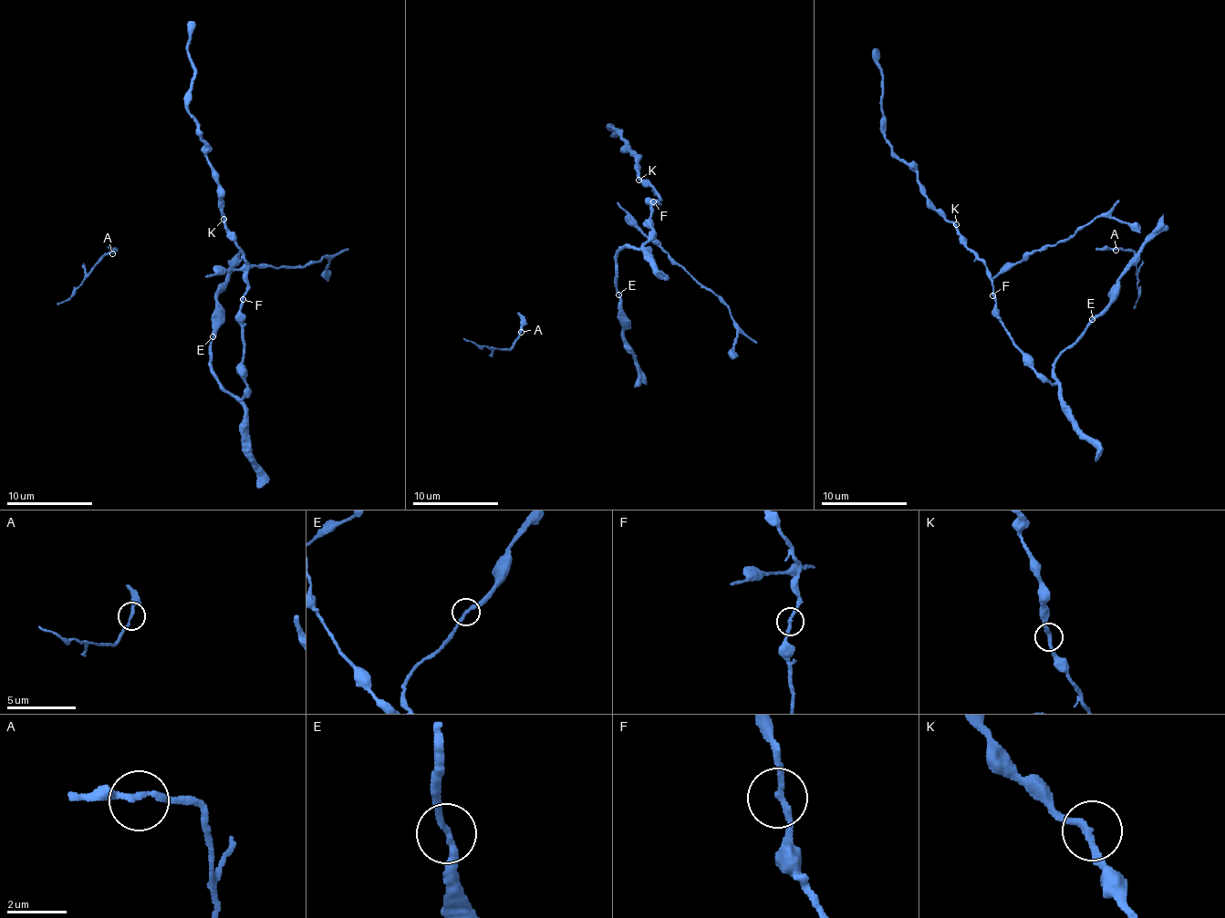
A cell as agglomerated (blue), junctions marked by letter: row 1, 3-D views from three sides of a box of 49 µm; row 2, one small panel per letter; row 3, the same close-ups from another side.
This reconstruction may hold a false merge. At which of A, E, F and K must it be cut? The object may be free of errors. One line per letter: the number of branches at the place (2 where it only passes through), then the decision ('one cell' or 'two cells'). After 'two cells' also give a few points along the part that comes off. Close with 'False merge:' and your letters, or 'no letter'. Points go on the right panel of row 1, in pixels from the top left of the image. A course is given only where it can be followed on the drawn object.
A: 2 | one cell
E: 2 | one cell
F: 2 | one cell
K: 2 | one cell
False merge: no letter

